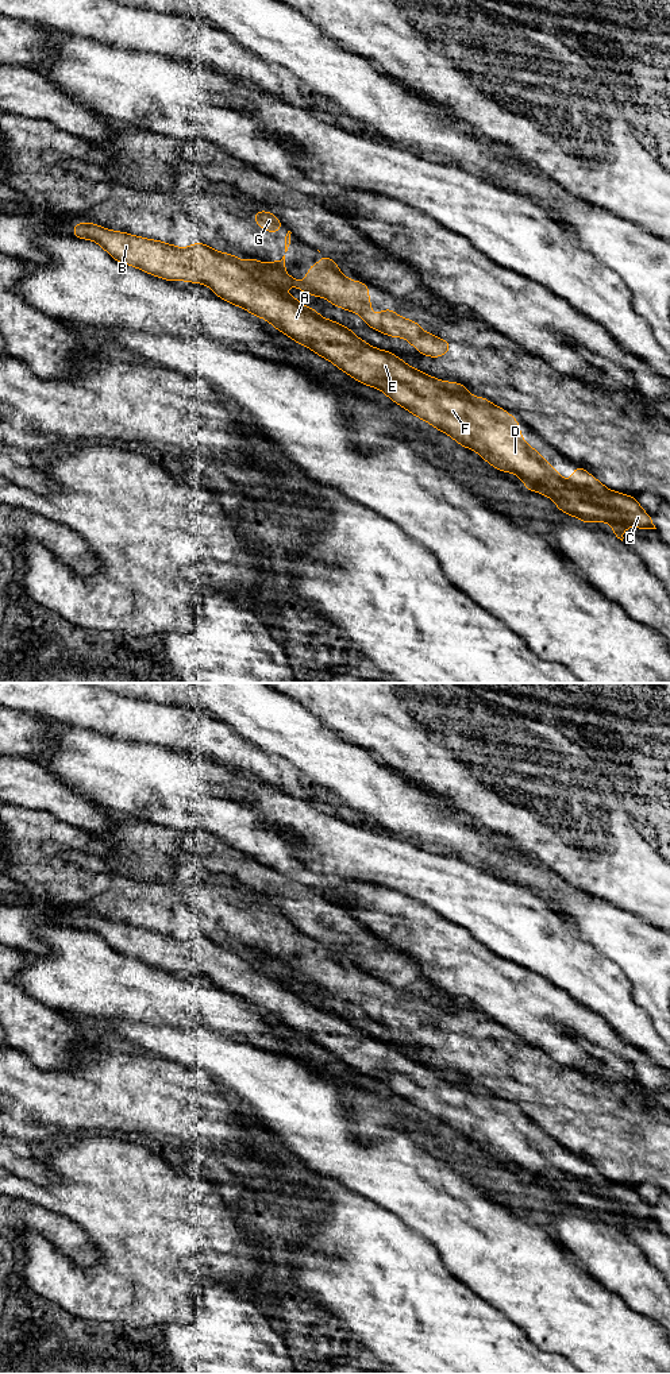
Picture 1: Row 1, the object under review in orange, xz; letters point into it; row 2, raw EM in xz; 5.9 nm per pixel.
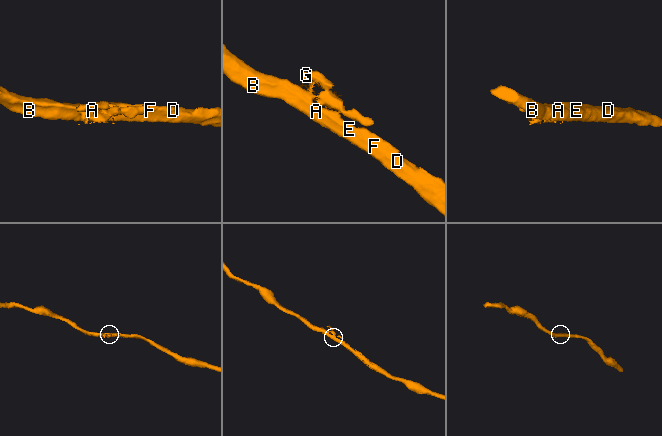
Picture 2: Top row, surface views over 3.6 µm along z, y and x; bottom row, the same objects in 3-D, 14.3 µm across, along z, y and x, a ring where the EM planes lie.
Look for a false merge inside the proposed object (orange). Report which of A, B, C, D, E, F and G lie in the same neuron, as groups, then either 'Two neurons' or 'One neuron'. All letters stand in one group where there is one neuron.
Groups: A B C D E F / G. Two neurons

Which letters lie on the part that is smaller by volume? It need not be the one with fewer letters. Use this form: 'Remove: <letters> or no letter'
Remove: G

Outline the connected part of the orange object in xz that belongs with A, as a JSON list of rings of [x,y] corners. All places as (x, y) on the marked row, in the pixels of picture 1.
[[[80,223],[73,236],[99,243],[115,260],[140,269],[168,281],[189,281],[209,286],[216,296],[240,306],[255,317],[263,317],[274,328],[292,337],[296,343],[311,348],[334,363],[338,368],[367,386],[382,390],[393,402],[412,414],[450,435],[462,447],[475,451],[490,466],[504,472],[515,472],[530,491],[551,498],[559,510],[590,524],[609,522],[613,534],[623,541],[628,526],[656,529],[651,517],[632,495],[612,491],[581,467],[575,467],[573,478],[566,480],[559,472],[530,447],[520,435],[520,425],[507,410],[493,405],[484,397],[473,397],[461,383],[439,381],[403,362],[389,351],[374,348],[357,337],[354,332],[332,320],[323,319],[315,309],[304,306],[285,290],[273,287],[262,278],[263,263],[247,258],[244,265],[239,256],[215,251],[204,243],[193,243],[180,248],[159,240],[145,239],[126,232],[116,232],[93,223]]]

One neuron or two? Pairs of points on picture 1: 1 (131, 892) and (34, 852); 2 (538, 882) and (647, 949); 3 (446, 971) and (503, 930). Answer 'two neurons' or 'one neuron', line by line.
1: one neuron
2: one neuron
3: two neurons

